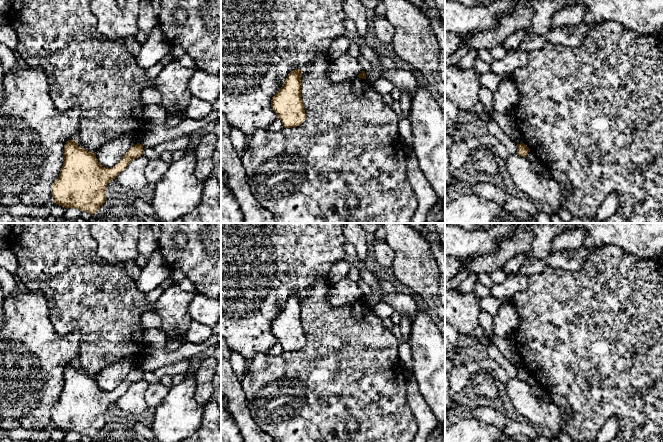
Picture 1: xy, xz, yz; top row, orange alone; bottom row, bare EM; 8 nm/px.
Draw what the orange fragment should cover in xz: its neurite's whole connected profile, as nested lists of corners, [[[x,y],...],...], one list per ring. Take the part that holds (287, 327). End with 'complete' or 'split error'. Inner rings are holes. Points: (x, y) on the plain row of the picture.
[[[292,294],[271,323],[271,331],[284,352],[300,350],[306,343],[301,322],[301,300],[302,294]]]; complete

